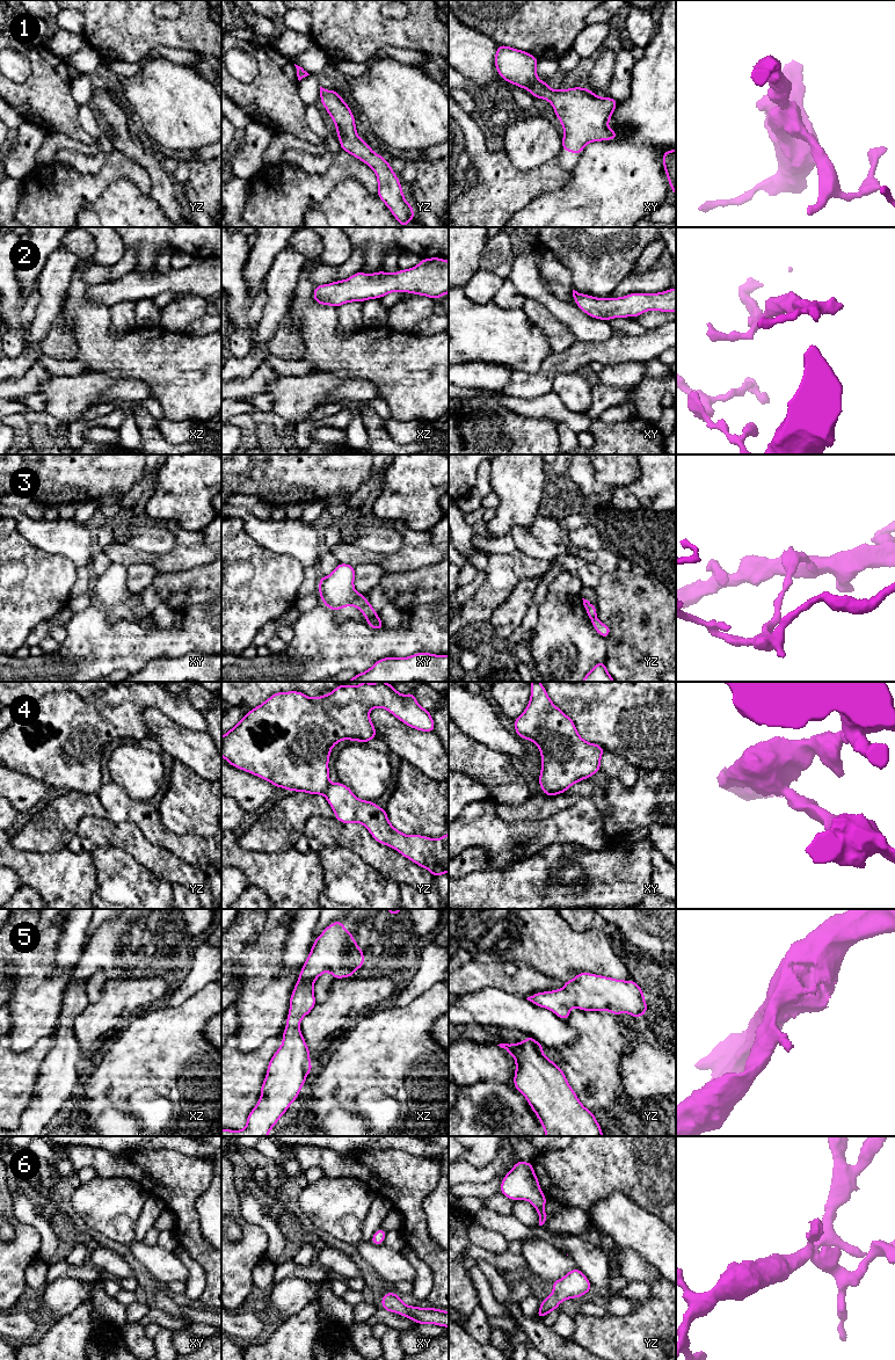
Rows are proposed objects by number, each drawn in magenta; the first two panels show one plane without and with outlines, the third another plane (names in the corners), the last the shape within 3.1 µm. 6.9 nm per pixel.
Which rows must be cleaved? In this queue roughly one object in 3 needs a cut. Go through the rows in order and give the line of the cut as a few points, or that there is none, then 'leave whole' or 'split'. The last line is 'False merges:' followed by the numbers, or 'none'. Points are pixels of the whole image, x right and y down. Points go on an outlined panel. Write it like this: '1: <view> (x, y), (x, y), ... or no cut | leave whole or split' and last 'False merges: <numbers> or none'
1: no cut | leave whole
2: no cut | leave whole
3: xy (376, 613), (368, 620) | split
4: yz (330, 784), (324, 793) | split
5: no cut | leave whole
6: no cut | leave whole
False merges: 3, 4

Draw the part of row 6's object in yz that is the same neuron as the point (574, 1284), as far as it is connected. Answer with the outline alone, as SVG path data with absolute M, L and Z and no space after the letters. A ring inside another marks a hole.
M573 1268L562 1279L553 1281L553 1293L540 1301L540 1308L536 1317L543 1319L548 1312L556 1310L558 1306L567 1299L576 1299L587 1294L592 1285L577 1268Z

